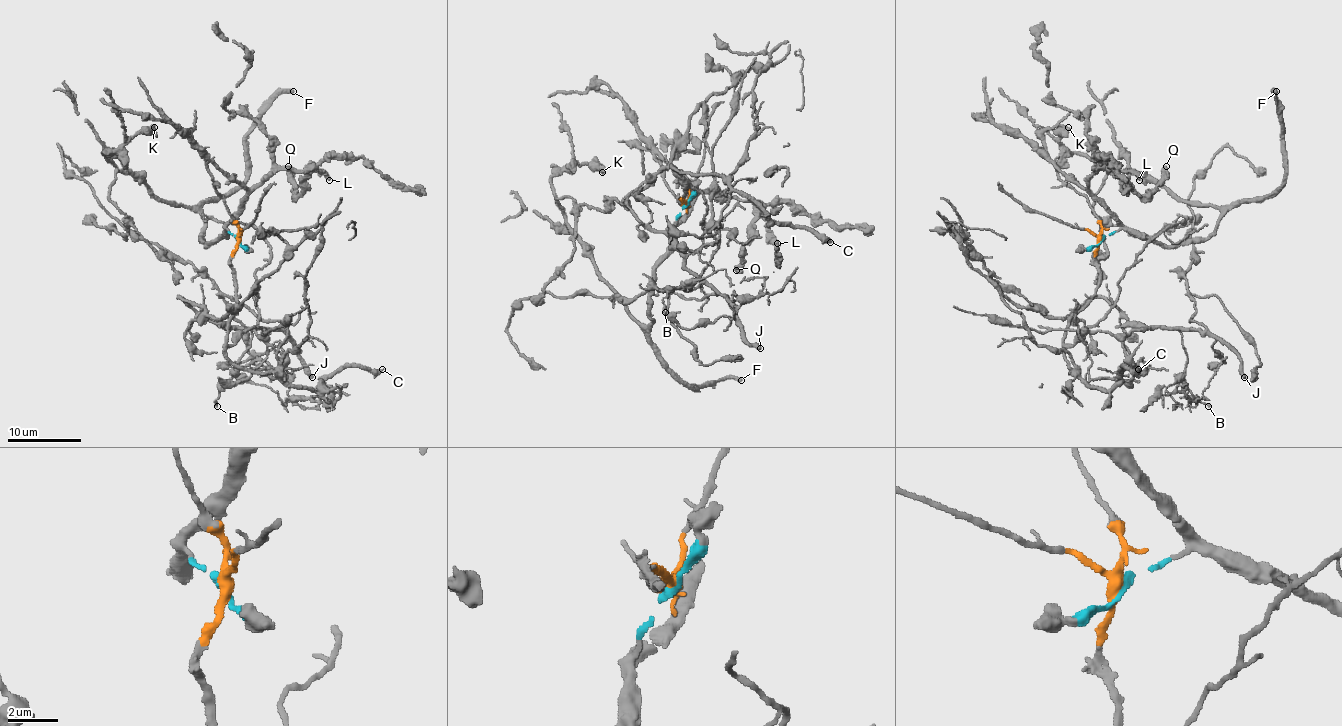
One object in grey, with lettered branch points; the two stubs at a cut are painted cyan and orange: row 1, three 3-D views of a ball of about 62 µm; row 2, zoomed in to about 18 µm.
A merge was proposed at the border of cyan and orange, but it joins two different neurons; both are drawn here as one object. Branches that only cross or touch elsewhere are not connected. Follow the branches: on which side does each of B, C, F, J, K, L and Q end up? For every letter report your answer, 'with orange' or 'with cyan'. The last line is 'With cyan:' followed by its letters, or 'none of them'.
B: with orange
C: with orange
F: with cyan
J: with orange
K: with cyan
L: with cyan
Q: with cyan
With cyan: F, K, L, Q

